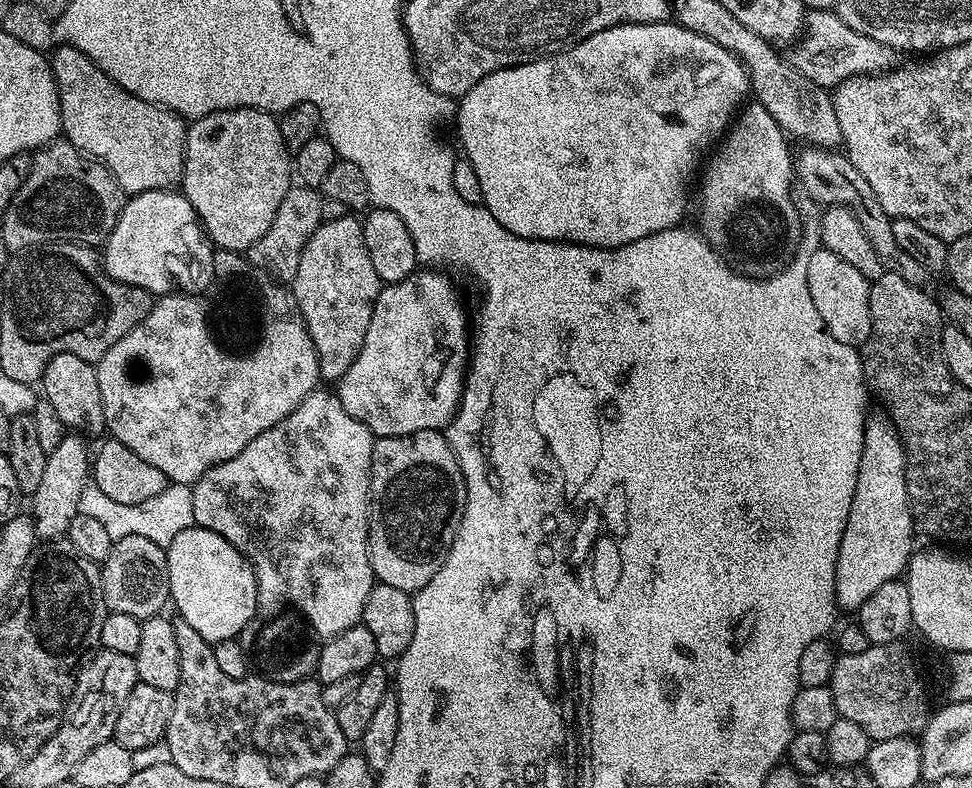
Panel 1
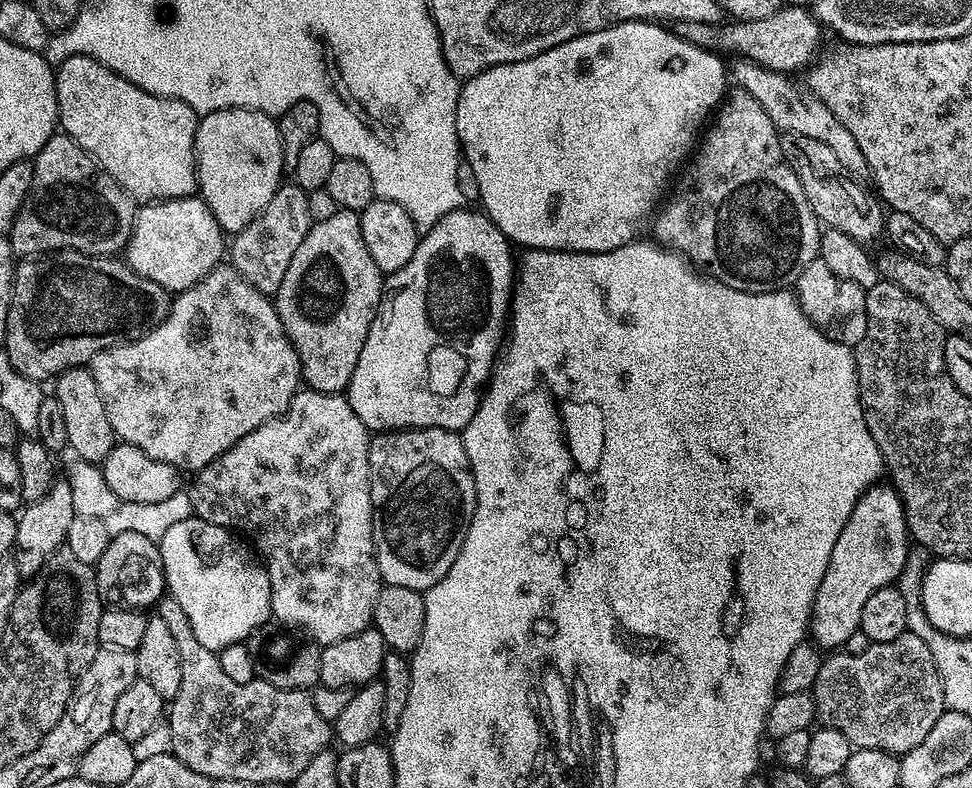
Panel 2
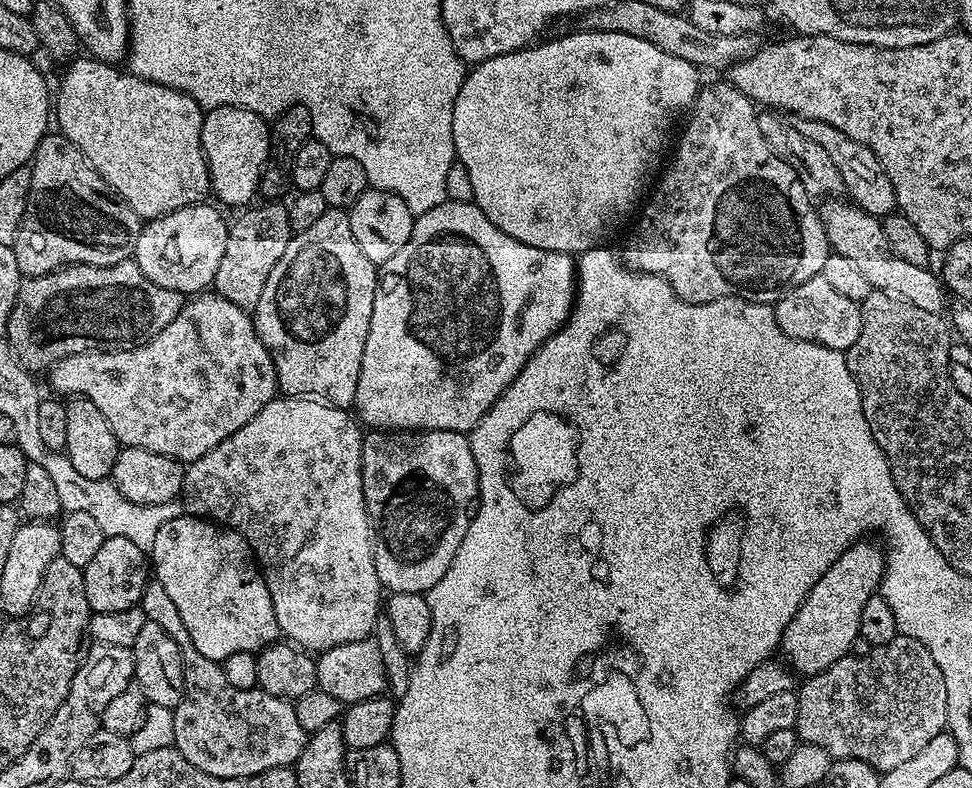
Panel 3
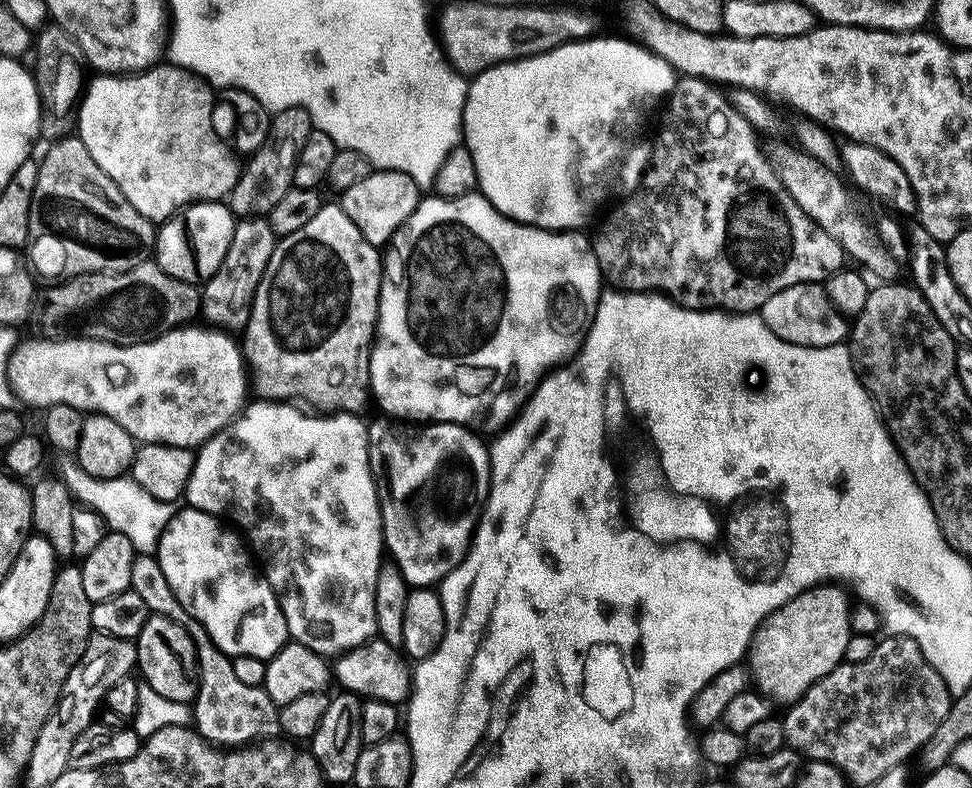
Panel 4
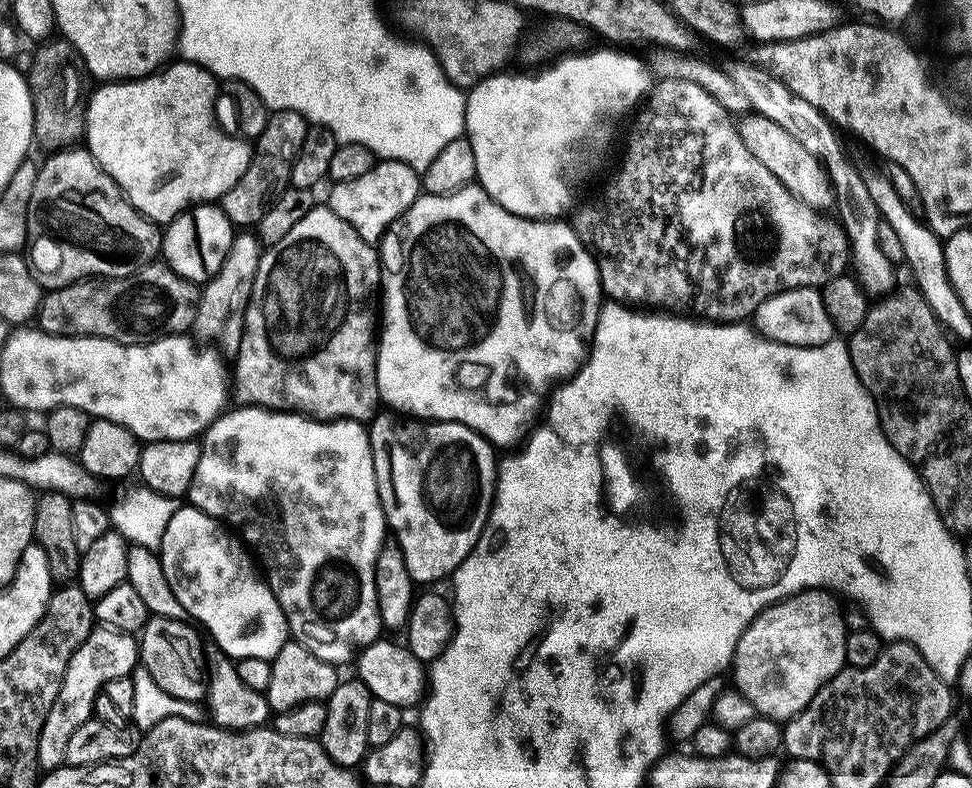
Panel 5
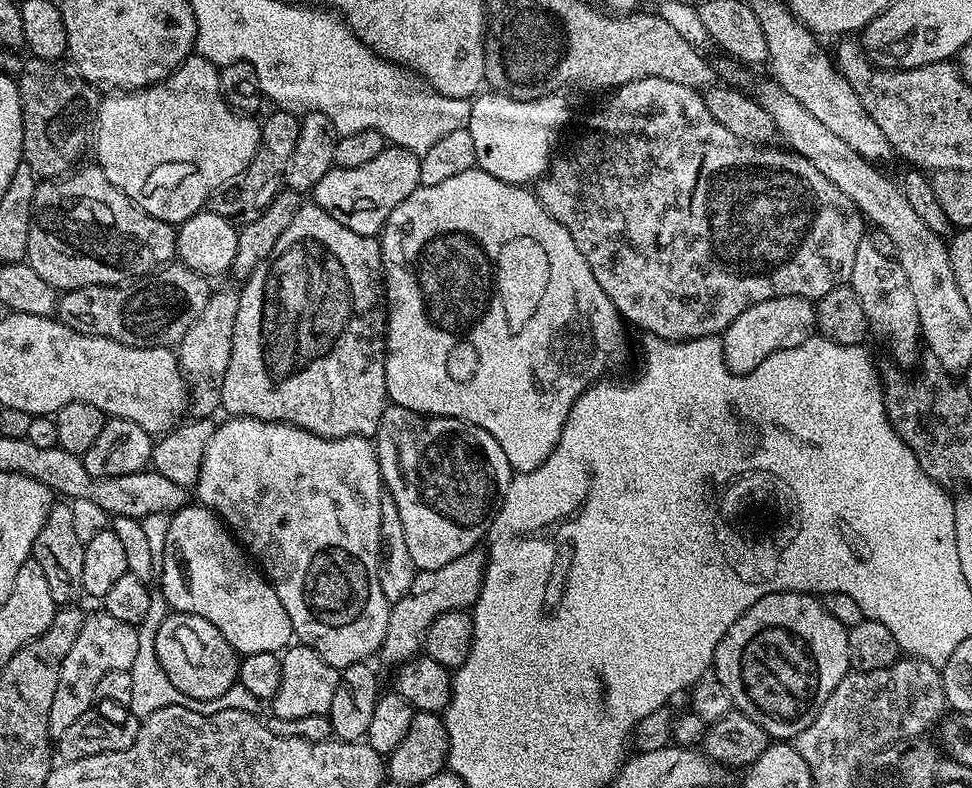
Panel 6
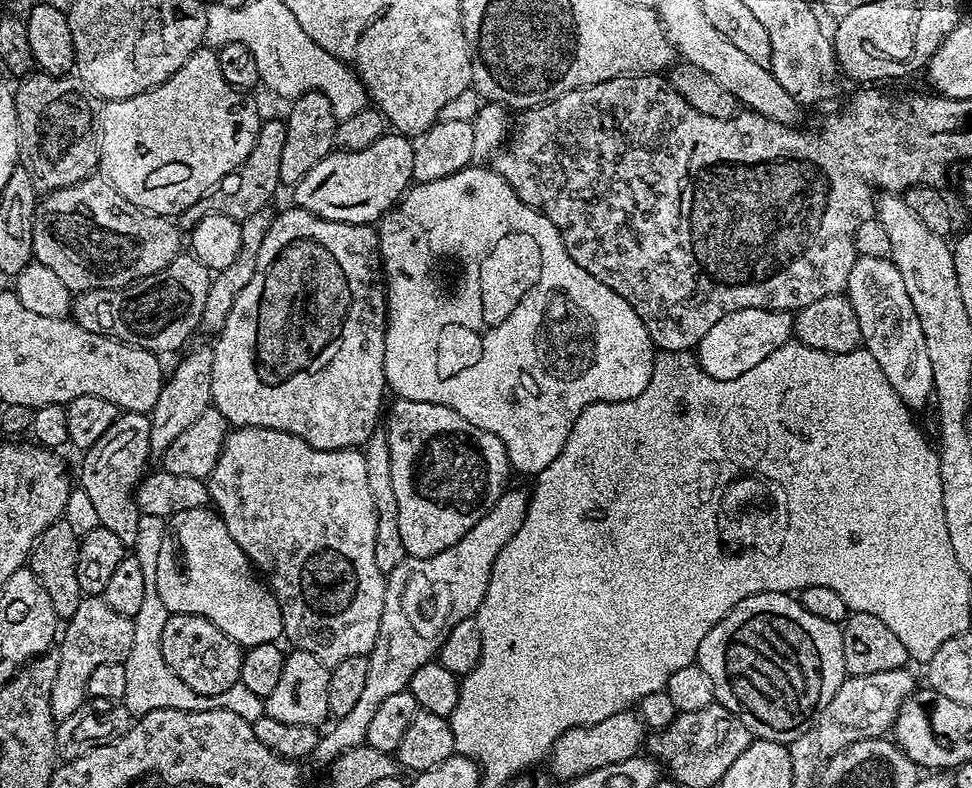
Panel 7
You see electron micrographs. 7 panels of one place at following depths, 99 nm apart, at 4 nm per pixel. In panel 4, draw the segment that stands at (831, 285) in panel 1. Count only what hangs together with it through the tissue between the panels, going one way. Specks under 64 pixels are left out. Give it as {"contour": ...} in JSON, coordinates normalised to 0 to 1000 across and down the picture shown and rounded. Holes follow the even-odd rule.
{"contour":[[[847,359],[822,360],[809,368],[800,368],[796,378],[788,378],[788,383],[780,392],[780,398],[805,429],[814,437],[830,442],[849,442],[859,437],[868,437],[874,421],[874,411],[868,397],[863,396],[854,383],[852,367]]]}

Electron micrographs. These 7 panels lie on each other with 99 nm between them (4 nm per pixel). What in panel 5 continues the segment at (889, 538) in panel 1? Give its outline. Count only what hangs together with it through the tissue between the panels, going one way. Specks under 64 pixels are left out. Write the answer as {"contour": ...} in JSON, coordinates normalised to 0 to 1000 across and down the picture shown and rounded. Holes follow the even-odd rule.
{"contour":[[[828,746],[826,751],[808,755],[807,760],[791,765],[774,784],[772,794],[759,810],[757,829],[753,832],[751,852],[756,877],[764,881],[775,893],[779,905],[799,916],[810,916],[824,904],[842,881],[852,863],[856,863],[869,846],[870,810],[868,782],[860,768],[855,750],[847,746]]]}

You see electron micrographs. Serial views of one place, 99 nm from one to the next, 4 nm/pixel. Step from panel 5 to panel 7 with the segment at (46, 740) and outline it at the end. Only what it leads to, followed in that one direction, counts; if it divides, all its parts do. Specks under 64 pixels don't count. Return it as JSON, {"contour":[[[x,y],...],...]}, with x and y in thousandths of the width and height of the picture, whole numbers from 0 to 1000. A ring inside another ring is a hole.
{"contour":[[[86,756],[67,797],[70,798],[67,802],[65,798],[63,817],[60,817],[60,860],[53,863],[51,876],[51,901],[60,916],[72,911],[76,901],[87,897],[93,855],[97,849],[105,845],[105,840],[127,840],[134,830],[134,815],[138,815],[136,783],[113,774],[103,756]]]}

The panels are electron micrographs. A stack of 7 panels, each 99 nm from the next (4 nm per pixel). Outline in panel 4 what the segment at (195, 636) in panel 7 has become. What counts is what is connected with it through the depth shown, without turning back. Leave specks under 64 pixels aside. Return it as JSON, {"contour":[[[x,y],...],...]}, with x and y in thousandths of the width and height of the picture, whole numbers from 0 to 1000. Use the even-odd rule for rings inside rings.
{"contour":[[[153,780],[150,794],[141,805],[140,848],[147,867],[158,876],[158,881],[167,881],[167,886],[175,886],[175,891],[197,895],[202,887],[204,872],[204,844],[202,841],[202,821],[183,789],[170,782]]]}

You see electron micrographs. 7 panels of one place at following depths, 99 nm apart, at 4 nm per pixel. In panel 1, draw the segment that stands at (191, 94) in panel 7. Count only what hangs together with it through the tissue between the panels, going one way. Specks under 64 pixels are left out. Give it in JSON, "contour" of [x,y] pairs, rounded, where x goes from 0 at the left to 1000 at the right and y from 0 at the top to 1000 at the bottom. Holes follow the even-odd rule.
{"contour":[[[62,56],[52,67],[51,86],[58,98],[62,126],[62,161],[65,171],[83,193],[102,203],[115,220],[129,245],[139,246],[154,241],[177,241],[189,227],[189,175],[191,157],[175,137],[152,132],[121,109],[88,69],[71,56]]]}

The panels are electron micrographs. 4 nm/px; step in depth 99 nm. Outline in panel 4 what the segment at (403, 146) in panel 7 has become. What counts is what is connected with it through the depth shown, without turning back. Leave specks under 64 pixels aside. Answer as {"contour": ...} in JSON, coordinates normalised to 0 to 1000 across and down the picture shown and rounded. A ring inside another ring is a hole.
{"contour":[[[383,216],[380,217],[377,226],[372,226],[372,231],[357,239],[349,250],[348,258],[354,265],[356,277],[360,277],[360,282],[364,282],[364,287],[368,287],[368,292],[372,297],[372,302],[377,302],[377,307],[395,312],[403,303],[403,298],[416,286],[418,277],[422,277],[422,272],[433,253],[433,240],[429,239],[428,232],[418,221]]]}

